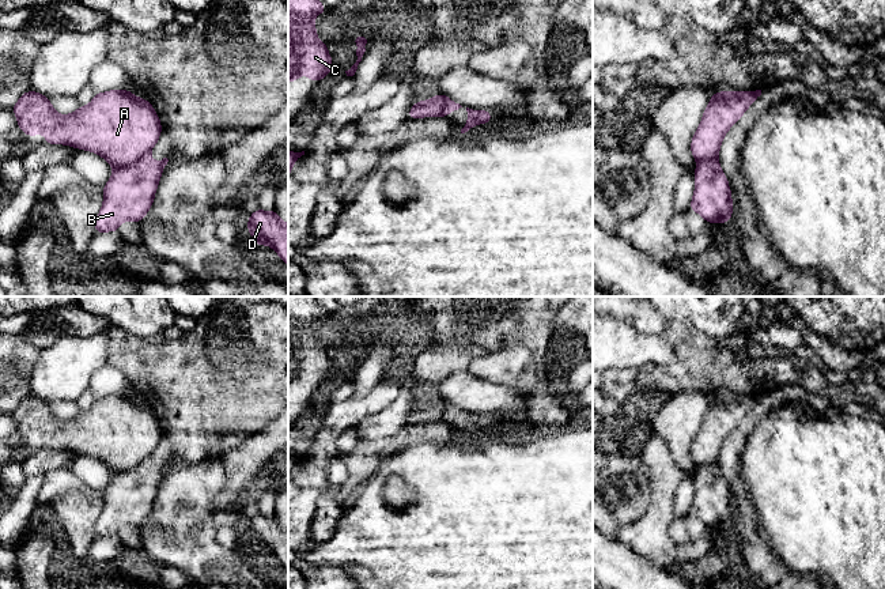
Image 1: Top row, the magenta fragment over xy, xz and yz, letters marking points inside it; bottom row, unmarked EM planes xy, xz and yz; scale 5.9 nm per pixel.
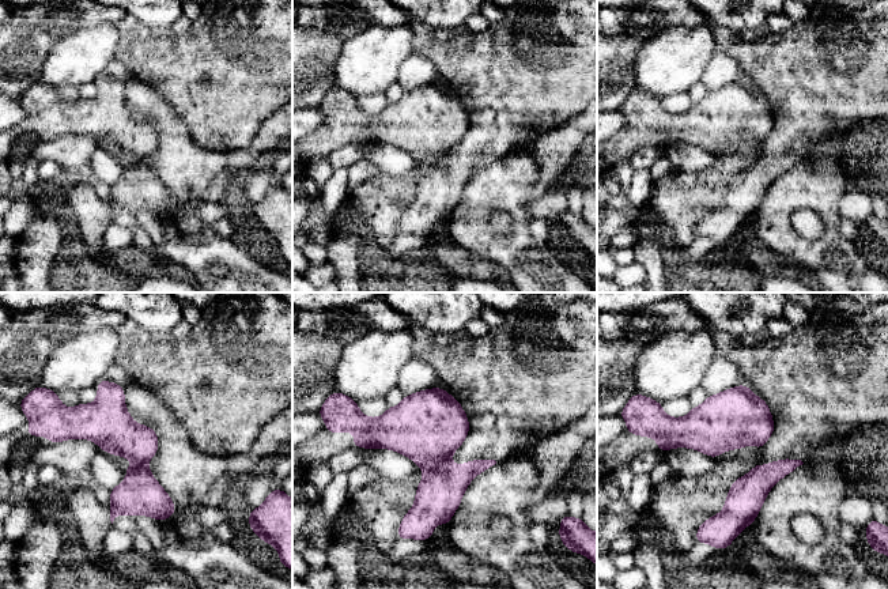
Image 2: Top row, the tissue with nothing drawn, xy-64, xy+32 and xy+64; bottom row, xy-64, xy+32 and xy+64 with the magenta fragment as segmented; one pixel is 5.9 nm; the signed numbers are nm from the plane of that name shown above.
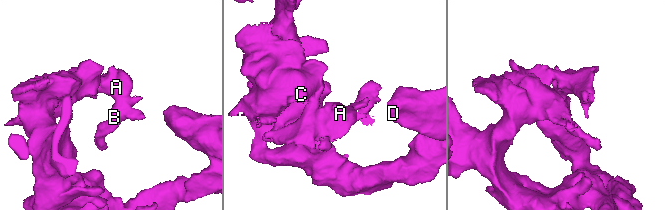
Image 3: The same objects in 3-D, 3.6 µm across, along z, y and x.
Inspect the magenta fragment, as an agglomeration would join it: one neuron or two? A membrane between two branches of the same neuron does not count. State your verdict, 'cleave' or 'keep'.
cleave

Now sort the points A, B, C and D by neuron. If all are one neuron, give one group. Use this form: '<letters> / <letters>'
A C D / B

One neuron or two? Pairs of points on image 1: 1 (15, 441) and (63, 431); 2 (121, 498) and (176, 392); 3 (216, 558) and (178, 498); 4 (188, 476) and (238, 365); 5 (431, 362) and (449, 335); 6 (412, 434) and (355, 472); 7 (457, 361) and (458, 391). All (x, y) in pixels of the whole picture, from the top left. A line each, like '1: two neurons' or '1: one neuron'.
1: one neuron
2: one neuron
3: one neuron
4: two neurons
5: two neurons
6: one neuron
7: two neurons

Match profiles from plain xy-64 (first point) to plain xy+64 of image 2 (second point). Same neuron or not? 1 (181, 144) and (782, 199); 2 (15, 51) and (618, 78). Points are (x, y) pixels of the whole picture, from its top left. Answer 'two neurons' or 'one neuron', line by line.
1: one neuron
2: one neuron

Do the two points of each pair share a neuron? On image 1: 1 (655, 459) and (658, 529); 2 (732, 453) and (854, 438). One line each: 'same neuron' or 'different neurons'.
1: same neuron
2: different neurons

